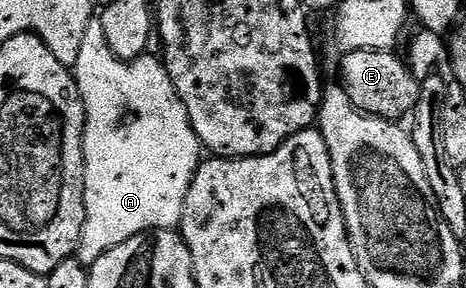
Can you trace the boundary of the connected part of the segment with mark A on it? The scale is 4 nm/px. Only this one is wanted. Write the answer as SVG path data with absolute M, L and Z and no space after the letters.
M94 17L91 25L87 27L87 33L84 34L83 46L79 49L79 61L71 68L73 77L77 80L77 88L81 94L81 100L85 106L85 136L83 137L85 228L81 234L81 242L75 255L86 265L99 261L99 257L103 257L105 251L110 251L112 247L117 247L123 241L127 241L136 235L144 235L147 231L167 231L180 228L183 207L187 201L187 191L191 189L191 181L203 162L201 142L197 140L197 134L187 117L187 109L171 81L169 70L166 69L164 62L160 58L152 59L151 56L152 54L146 53L140 59L130 59L128 61L115 57L115 53L111 53L111 45L107 45L107 37L103 37L103 25L100 18Z

